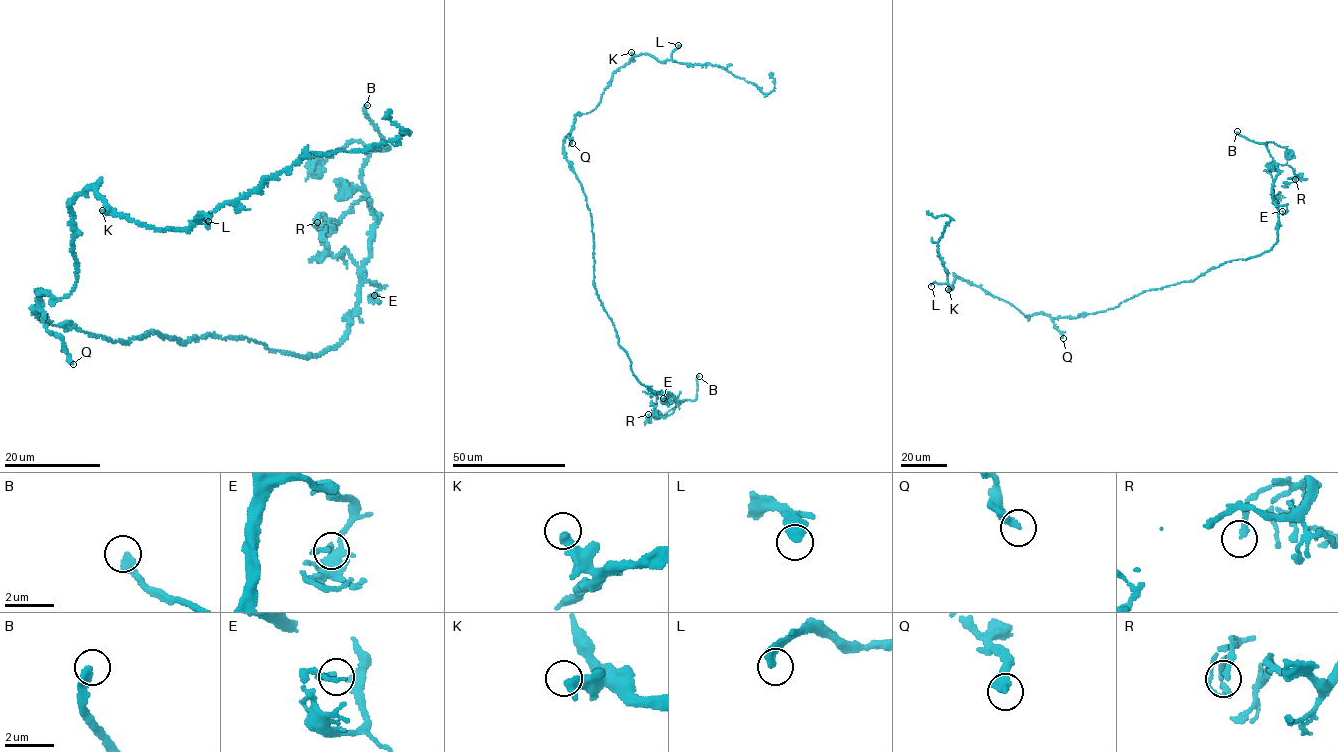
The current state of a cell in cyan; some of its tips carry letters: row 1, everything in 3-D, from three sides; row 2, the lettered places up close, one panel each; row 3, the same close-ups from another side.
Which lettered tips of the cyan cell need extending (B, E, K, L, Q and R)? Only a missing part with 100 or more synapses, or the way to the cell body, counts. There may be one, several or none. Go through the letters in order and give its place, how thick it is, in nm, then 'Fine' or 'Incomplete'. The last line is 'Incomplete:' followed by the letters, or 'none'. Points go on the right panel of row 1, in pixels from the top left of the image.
B: Place: (1237, 131). Thickness 320 nm. Incomplete
E: Place: (1282, 211). Thickness 200 nm. Fine
K: Place: (948, 289). Thickness 440 nm. Fine
L: Place: (931, 286). Thickness 440 nm. Fine
Q: Place: (1063, 338). Thickness 380 nm. Fine
R: Place: (1295, 179). Thickness 220 nm. Fine
Incomplete: B

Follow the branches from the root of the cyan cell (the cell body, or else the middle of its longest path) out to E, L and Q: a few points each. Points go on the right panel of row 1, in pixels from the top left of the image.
E: (1095, 312), (1271, 250), (1278, 238), (1276, 206), (1285, 205), (1282, 211)
L: (1095, 312), (1070, 318), (1042, 313), (1028, 317), (958, 277), (948, 292), (952, 287), (946, 283), (931, 286)
Q: (1095, 312), (1070, 318), (1052, 318), (1063, 338)

